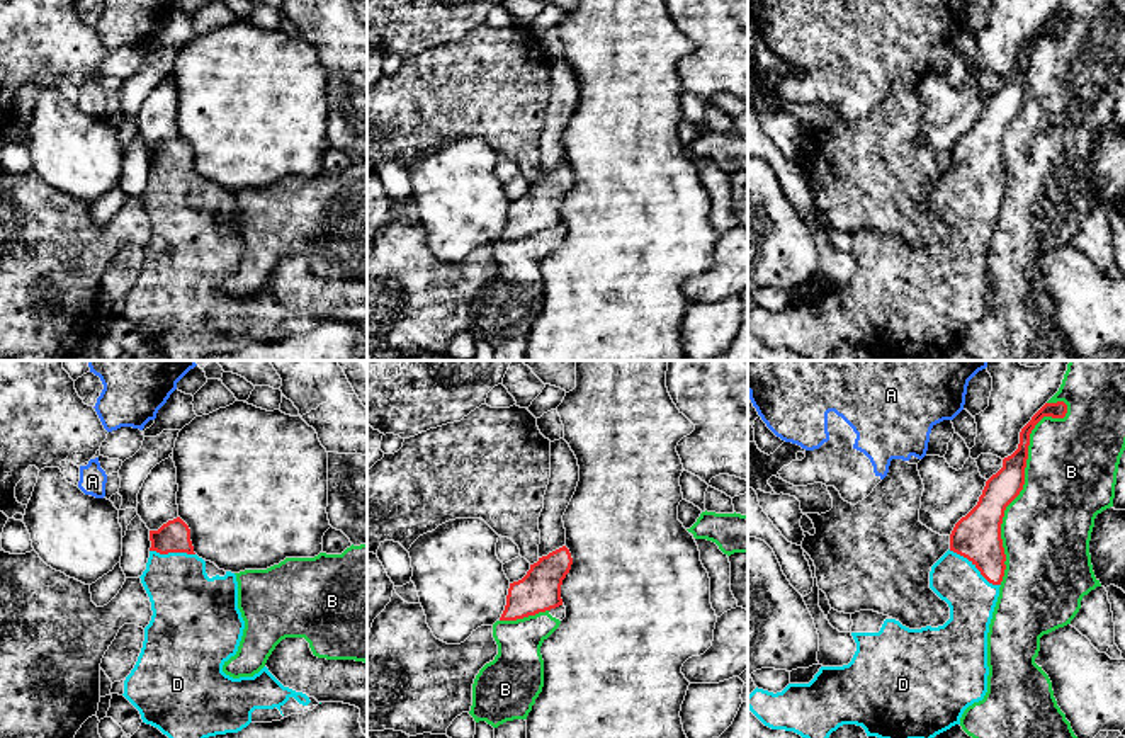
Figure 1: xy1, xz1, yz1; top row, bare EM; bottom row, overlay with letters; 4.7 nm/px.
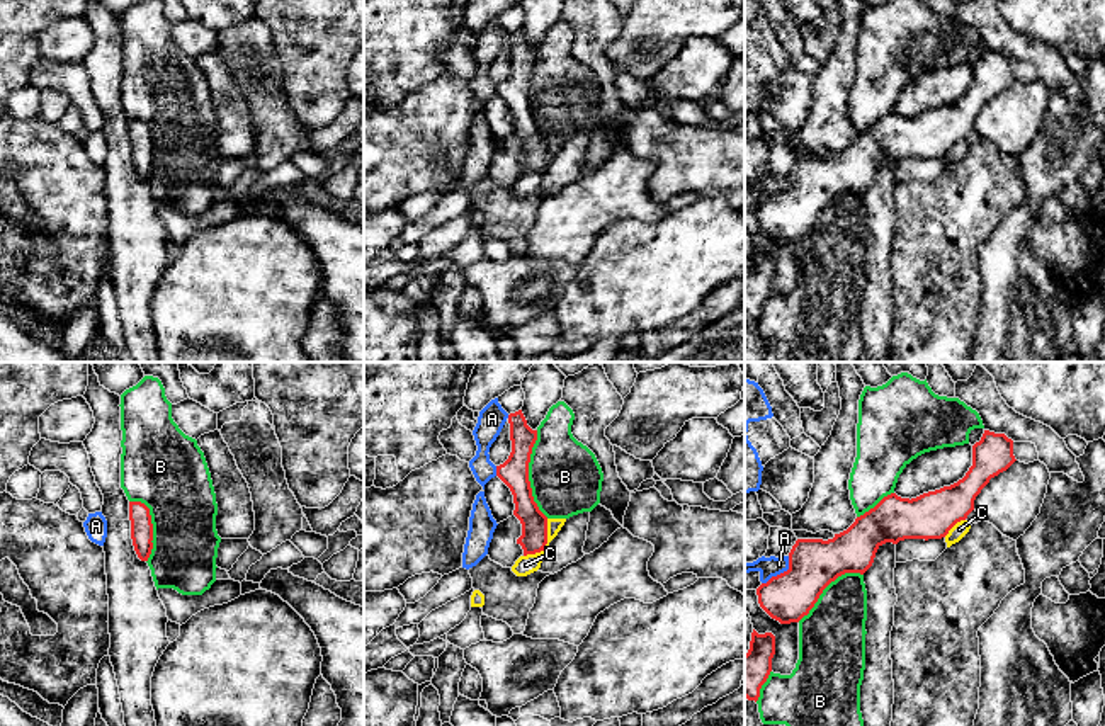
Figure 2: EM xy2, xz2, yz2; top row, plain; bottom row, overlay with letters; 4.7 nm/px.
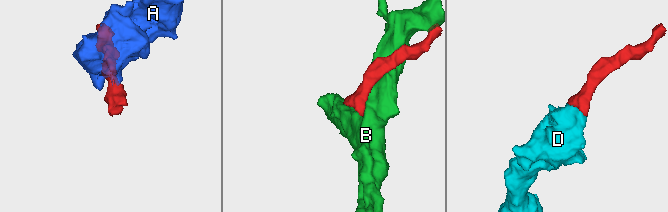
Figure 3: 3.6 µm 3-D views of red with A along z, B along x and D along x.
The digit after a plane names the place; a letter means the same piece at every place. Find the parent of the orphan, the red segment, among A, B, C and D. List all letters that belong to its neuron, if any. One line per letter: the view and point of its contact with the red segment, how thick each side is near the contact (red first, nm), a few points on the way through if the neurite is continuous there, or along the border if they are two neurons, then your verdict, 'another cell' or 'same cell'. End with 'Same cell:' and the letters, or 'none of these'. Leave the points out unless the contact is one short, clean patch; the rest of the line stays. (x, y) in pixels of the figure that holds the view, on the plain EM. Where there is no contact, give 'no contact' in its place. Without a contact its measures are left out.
A: contact yz2 (781, 192); calibres 240 and 100 nm; another cell
B: contact yz1 (1023, 102); calibres 160 and 440 nm; another cell
C: contact xz2 (546, 162); calibres 130 and 90 nm; border xz2 (548, 138), (548, 162), (539, 170), (524, 175); another cell
D: contact yz1 (976, 186); calibres 220 and 220 nm; way yz1 (978, 155), (976, 186), (966, 196), (954, 198); same cell
Same cell: D

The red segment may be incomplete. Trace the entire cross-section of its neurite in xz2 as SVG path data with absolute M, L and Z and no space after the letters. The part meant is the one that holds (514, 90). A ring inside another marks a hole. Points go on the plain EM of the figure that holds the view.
M522 29L510 32L508 43L512 71L503 83L496 85L496 95L513 114L513 134L522 143L522 155L517 158L517 163L522 165L524 175L527 175L544 170L547 163L547 136L534 121L529 100L529 82L537 60L537 49L527 44Z

